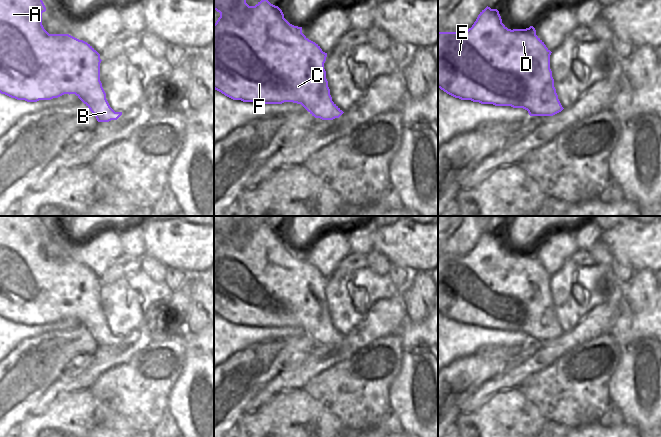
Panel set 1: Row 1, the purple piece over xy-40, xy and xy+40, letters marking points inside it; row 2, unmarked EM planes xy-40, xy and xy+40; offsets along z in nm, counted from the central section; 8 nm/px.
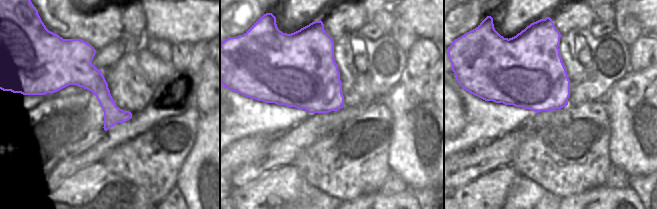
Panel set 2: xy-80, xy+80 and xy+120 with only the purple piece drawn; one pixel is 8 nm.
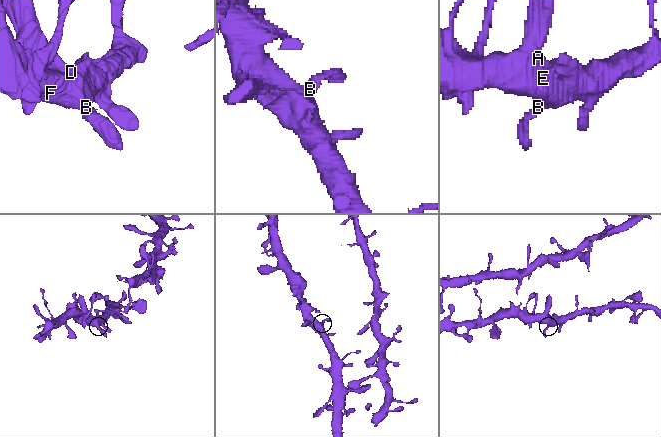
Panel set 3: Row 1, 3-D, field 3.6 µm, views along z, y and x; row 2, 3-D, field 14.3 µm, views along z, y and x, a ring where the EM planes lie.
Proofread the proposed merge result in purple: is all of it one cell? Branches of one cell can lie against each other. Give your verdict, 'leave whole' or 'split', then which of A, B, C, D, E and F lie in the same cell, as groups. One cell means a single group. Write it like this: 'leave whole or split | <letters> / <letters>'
leave whole | A B C D E F

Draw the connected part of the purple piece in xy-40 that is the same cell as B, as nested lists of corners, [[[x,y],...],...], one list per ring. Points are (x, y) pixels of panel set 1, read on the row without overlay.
[[[0,216],[0,317],[27,326],[75,318],[98,346],[117,344],[122,336],[115,336],[106,323],[100,305],[100,278],[87,266],[69,258],[49,258],[42,249],[45,235],[39,216]]]

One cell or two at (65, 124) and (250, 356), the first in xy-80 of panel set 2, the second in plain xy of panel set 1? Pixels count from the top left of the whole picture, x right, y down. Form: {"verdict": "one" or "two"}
{"verdict": "one"}

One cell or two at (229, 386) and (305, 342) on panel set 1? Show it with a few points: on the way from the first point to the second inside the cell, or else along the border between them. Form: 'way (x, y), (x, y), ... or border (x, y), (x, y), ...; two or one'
way (248, 371), (271, 357), (286, 355); one

